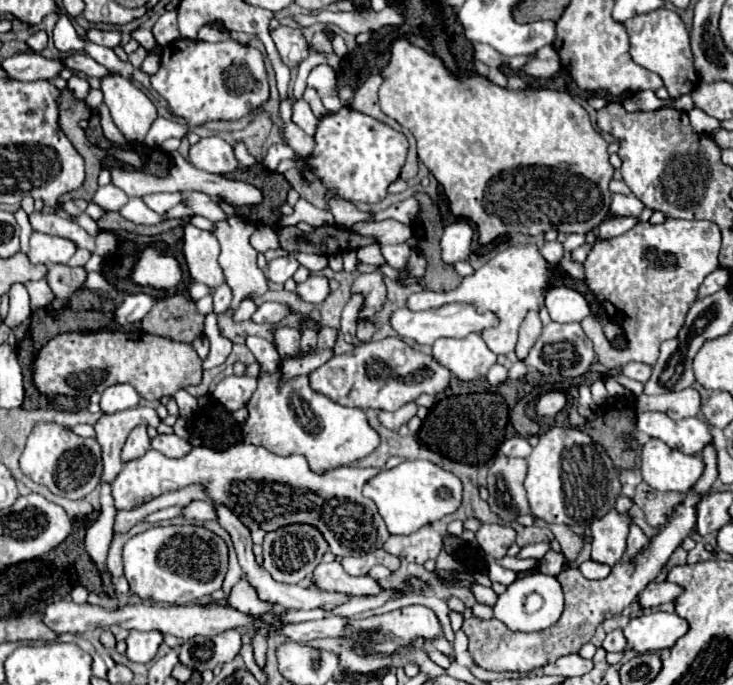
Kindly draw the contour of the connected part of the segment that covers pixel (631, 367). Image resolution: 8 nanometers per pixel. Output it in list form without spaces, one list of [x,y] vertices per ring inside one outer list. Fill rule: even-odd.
[[[627,363],[625,367],[621,367],[621,373],[625,377],[629,377],[629,379],[647,383],[647,379],[651,377],[651,367],[649,365],[643,365],[643,363]]]

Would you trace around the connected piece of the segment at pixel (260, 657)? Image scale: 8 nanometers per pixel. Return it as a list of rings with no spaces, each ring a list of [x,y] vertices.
[[[261,633],[253,637],[253,649],[255,649],[255,661],[263,667],[265,665],[265,653],[267,653],[267,641]]]

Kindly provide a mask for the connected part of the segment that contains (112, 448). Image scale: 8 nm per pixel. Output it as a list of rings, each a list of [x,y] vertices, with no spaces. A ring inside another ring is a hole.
[[[133,407],[113,415],[101,415],[99,421],[95,423],[97,441],[103,449],[103,477],[101,477],[103,481],[113,481],[123,469],[119,459],[121,447],[131,429],[141,423],[155,429],[161,423],[161,419],[151,407]]]

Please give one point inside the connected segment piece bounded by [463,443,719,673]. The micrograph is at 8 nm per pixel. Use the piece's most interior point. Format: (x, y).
(587, 603)

